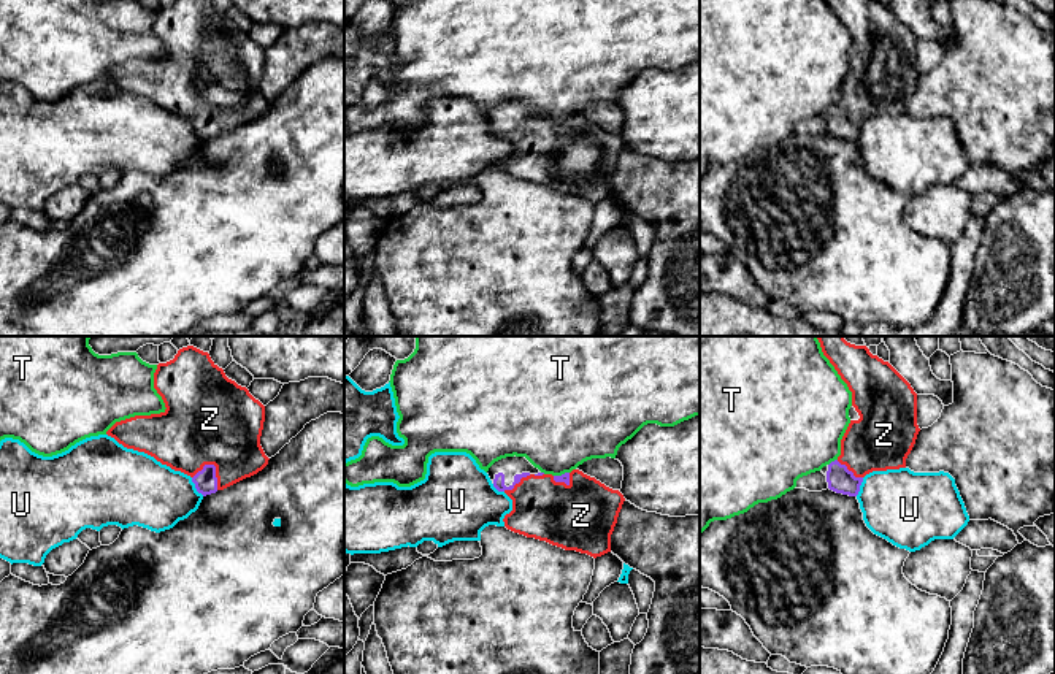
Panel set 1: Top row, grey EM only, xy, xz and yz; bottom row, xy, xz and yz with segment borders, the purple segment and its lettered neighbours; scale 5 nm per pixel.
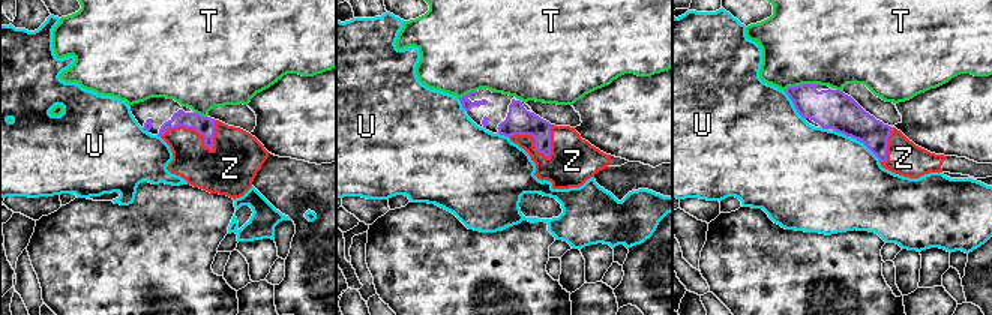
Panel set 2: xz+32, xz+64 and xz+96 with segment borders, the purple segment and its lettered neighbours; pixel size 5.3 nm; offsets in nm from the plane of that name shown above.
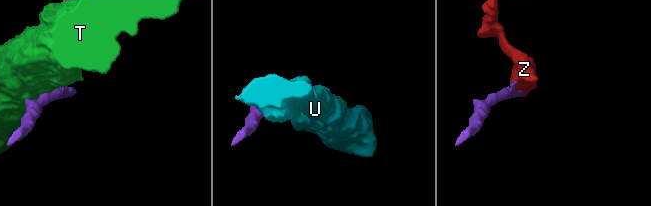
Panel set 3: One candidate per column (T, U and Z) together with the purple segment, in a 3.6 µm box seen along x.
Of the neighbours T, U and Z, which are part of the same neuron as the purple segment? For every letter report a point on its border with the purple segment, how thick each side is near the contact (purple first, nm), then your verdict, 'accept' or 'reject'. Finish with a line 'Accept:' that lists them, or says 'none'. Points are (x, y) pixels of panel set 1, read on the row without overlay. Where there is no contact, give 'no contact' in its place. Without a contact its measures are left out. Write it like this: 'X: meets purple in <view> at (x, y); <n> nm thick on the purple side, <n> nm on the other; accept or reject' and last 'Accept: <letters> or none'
T: meets purple in yz at (832, 107); 130 nm thick on the purple side, 480 nm on the other; reject
U: meets purple in xy at (195, 132); 120 nm thick on the purple side, 340 nm on the other; reject
Z: meets purple in xy at (214, 118); 120 nm thick on the purple side, 420 nm on the other; accept
Accept: Z

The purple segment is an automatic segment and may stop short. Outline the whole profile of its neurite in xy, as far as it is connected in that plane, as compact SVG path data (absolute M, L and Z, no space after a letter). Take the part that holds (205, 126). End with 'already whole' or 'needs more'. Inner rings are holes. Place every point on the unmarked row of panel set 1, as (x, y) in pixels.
M175 0L159 8L154 33L165 48L163 57L116 67L106 79L190 121L203 141L251 122L268 109L270 103L260 90L265 51L246 32L228 24L209 0Z | needs more

